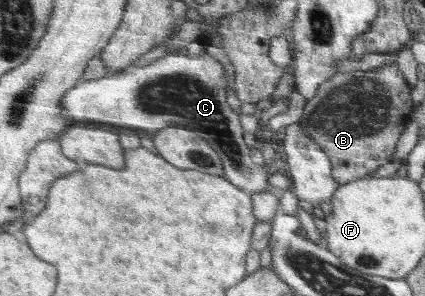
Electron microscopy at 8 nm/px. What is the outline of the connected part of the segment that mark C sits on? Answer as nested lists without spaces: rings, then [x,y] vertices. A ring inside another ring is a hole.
[[[187,50],[174,51],[171,54],[158,59],[152,60],[147,65],[131,68],[130,71],[119,70],[116,76],[96,77],[88,82],[82,81],[72,93],[68,92],[66,99],[63,101],[63,113],[76,121],[104,121],[122,127],[143,129],[154,134],[162,131],[164,128],[175,126],[184,126],[196,131],[212,149],[216,150],[223,162],[223,177],[227,177],[232,185],[239,186],[244,193],[260,193],[270,189],[268,187],[268,169],[267,165],[256,165],[250,155],[248,155],[248,147],[242,139],[242,125],[238,121],[238,115],[228,107],[226,103],[226,77],[224,77],[224,69],[220,63],[216,63],[214,59],[205,52],[198,57],[195,54],[187,53]]]

